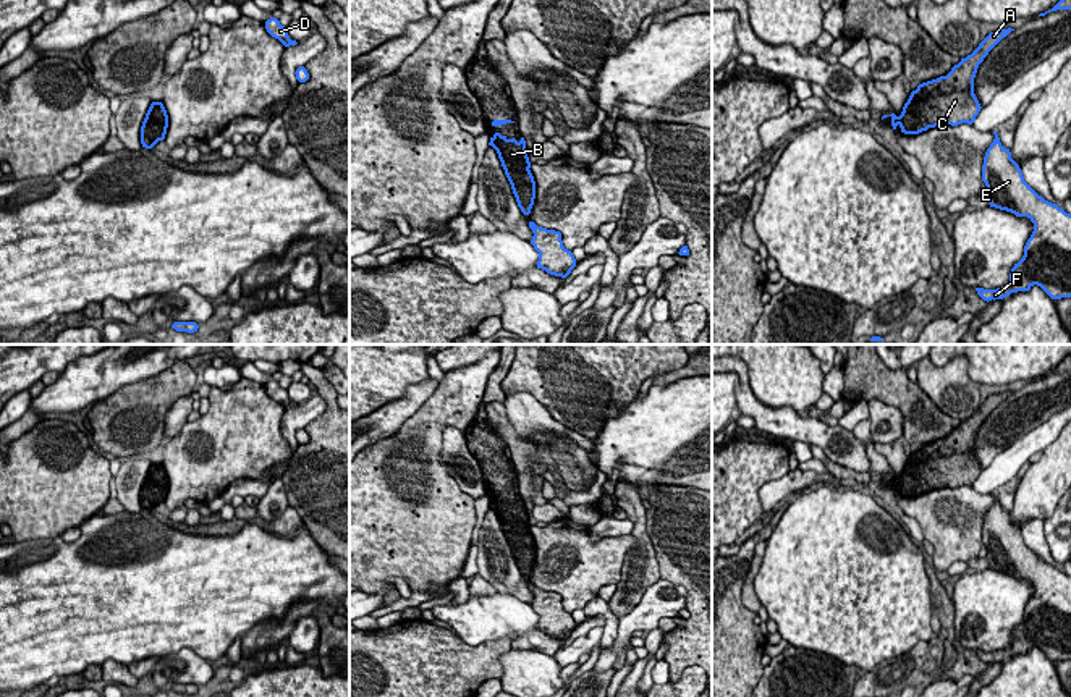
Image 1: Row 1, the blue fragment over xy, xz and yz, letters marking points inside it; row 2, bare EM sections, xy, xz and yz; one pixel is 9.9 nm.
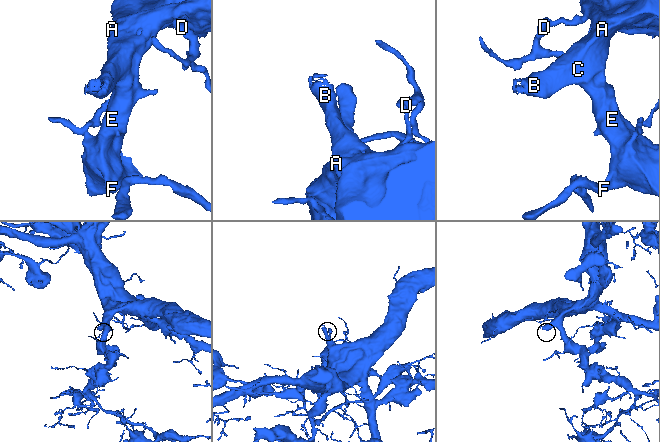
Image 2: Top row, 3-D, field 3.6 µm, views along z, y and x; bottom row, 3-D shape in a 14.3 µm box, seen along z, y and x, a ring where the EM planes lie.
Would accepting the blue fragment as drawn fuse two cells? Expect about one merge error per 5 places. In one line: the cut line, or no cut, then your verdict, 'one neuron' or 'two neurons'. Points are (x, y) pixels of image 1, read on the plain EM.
cut none; one neuron

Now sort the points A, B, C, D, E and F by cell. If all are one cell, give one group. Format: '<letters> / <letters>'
A B C D E F

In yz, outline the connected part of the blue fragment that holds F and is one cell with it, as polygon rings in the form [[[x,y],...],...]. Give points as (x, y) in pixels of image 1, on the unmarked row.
[[[993,493],[995,501],[985,514],[982,527],[982,543],[987,548],[987,561],[990,569],[1006,572],[1016,579],[1027,579],[1034,585],[1034,594],[1024,608],[1022,621],[1014,626],[1010,636],[1010,644],[997,652],[976,650],[977,657],[984,663],[995,663],[1010,658],[1018,653],[1029,653],[1034,647],[1040,648],[1052,661],[1071,660],[1071,576],[1066,576],[1056,566],[1045,563],[1039,558],[1022,539],[1019,527],[1011,521],[1010,511],[1005,511],[1000,505],[997,493]]]

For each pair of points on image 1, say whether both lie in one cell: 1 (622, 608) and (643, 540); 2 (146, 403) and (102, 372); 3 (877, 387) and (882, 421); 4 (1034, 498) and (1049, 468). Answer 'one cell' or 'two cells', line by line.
1: one cell
2: two cells
3: two cells
4: one cell

